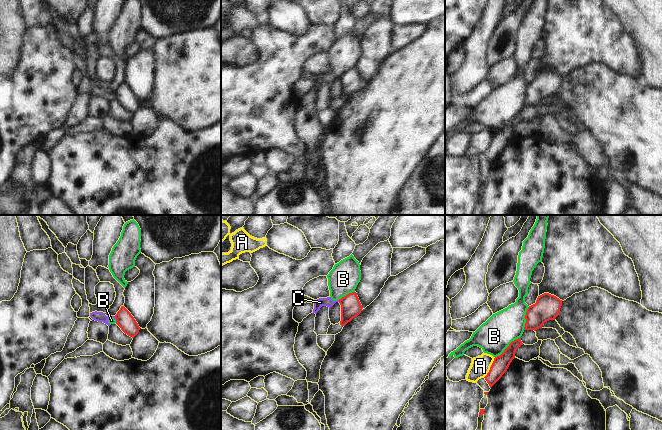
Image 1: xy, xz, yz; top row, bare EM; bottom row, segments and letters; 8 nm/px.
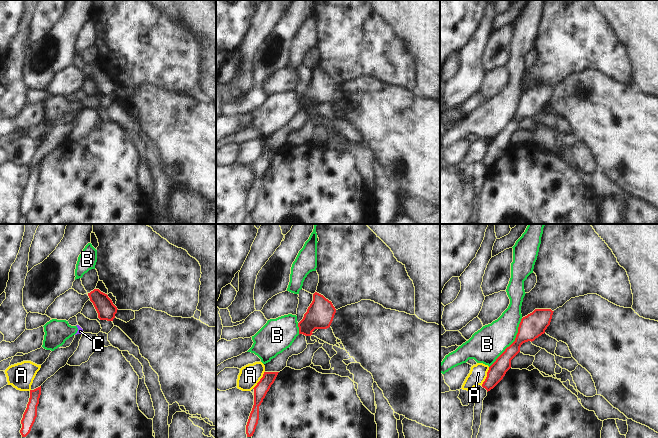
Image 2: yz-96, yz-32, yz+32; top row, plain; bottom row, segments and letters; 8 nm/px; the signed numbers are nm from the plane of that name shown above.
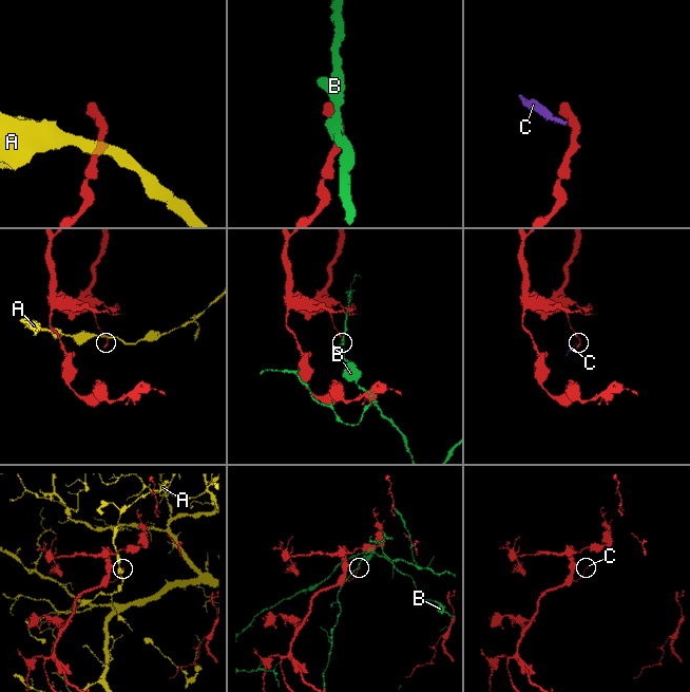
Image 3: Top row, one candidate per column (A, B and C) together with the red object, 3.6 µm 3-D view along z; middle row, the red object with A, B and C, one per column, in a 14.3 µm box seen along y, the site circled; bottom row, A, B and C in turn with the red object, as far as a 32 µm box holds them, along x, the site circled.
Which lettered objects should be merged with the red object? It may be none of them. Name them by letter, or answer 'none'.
none

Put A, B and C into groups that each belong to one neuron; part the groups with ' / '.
A / B C

